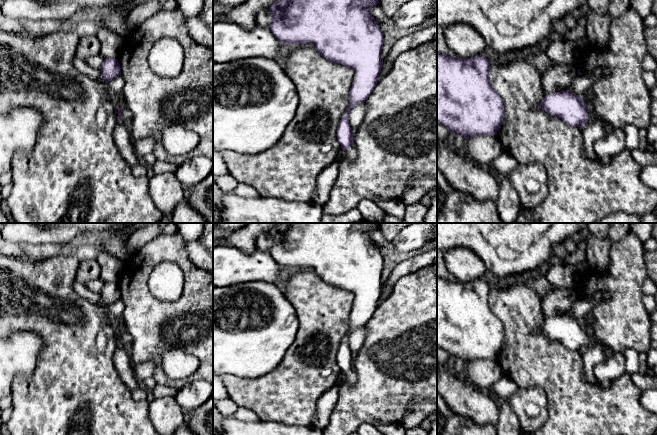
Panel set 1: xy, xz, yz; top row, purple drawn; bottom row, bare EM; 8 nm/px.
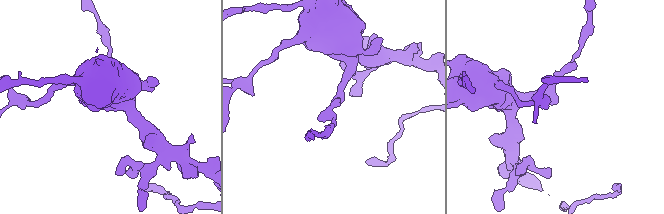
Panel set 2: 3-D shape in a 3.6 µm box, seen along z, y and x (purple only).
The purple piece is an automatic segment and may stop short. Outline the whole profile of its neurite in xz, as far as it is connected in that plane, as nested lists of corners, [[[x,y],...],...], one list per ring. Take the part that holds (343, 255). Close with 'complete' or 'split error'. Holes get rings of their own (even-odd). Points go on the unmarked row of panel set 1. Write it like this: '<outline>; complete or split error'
[[[278,223],[268,232],[273,242],[269,252],[283,269],[311,267],[324,282],[354,294],[349,330],[337,351],[342,380],[350,385],[357,381],[353,371],[354,355],[349,347],[350,335],[370,320],[379,305],[383,289],[383,256],[370,237],[370,233],[377,228],[379,223]]]; split error

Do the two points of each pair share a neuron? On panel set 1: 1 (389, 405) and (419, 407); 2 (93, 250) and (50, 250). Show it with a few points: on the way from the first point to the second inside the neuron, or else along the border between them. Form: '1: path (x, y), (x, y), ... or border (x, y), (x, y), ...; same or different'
1: border (426, 399), (412, 401), (400, 423); different
2: path (82, 250), (61, 249); same

